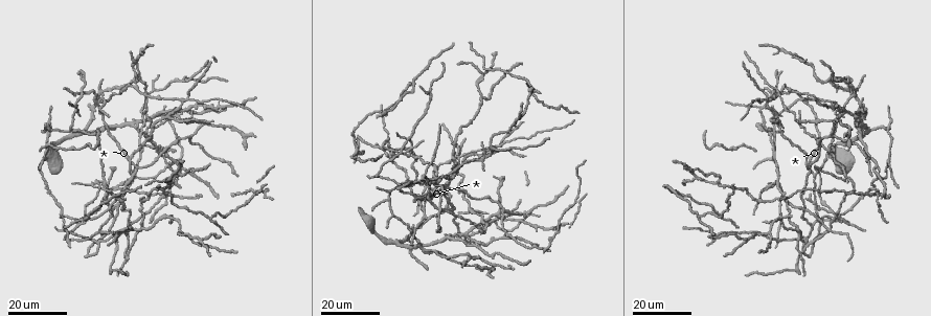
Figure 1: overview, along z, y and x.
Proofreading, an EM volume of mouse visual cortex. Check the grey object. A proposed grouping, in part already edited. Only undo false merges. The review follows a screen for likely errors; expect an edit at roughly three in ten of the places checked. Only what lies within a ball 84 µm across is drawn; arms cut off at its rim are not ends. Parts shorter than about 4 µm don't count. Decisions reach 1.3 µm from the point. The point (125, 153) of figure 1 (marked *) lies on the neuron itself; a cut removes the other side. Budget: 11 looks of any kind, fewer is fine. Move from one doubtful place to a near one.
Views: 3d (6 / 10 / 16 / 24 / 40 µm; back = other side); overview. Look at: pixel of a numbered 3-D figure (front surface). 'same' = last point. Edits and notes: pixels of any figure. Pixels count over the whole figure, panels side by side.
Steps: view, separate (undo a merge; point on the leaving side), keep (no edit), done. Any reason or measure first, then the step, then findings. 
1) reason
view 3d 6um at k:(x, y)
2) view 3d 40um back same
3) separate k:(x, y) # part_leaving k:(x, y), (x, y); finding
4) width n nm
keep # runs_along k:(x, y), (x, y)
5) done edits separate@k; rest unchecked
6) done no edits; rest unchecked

three-way junction
view 3d 16um at 1:(497, 213)

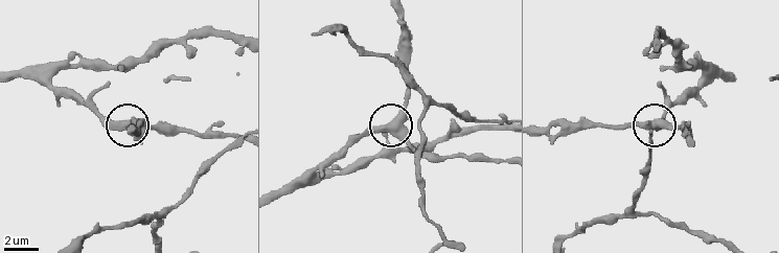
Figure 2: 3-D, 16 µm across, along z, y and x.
view 3d 10um at 2:(388, 126)

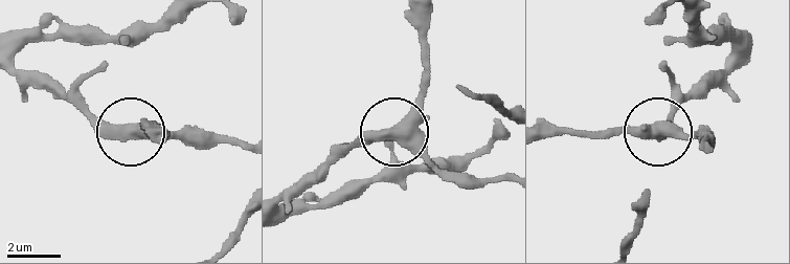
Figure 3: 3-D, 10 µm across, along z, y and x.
arms 3
keep # runs_along 3:(504, 181), (444, 179), (404, 140), (399, 120), (428, 83); continuous, no second neuron

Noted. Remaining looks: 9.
four arms meet
view 3d 24um at 1:(775, 115)

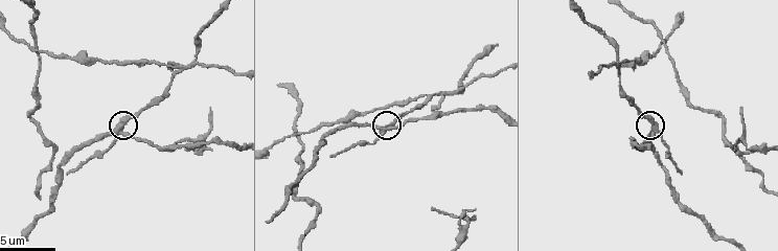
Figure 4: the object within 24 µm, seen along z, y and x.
closer look
view 3d 6um at 4:(384, 129)

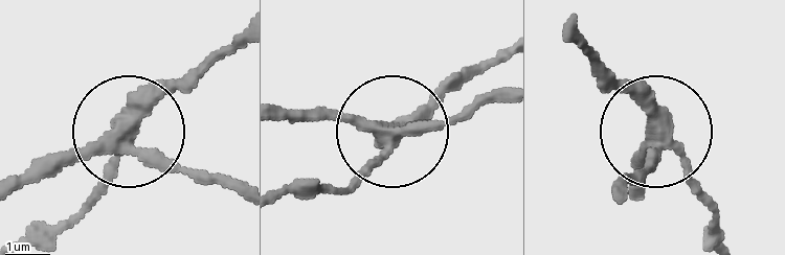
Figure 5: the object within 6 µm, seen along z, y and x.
arms 4
separate 5:(99, 182) # part_leaving 5:(130, 126), (74, 212), (18, 235); two neurons meet here

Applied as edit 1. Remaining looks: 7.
view overview

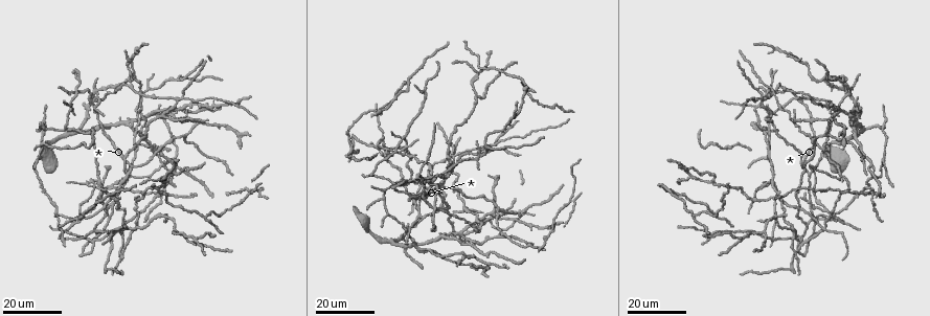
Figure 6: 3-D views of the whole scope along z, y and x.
thin arm on a thick one
view 3d 24um at 6:(801, 163)

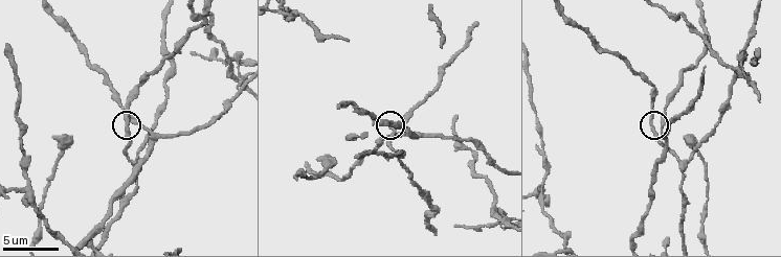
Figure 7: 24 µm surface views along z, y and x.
view 3d 6um at 7:(652, 126)

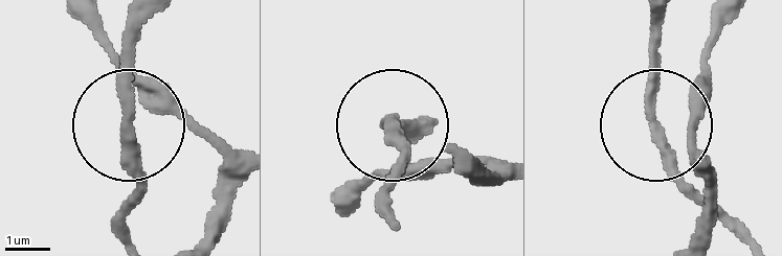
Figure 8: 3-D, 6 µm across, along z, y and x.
arms 3
keep # runs_along 8:(83, 14), (142, 92), (131, 212); all the same neuron

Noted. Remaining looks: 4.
three arms meet
view 3d 24um at 6:(790, 228)

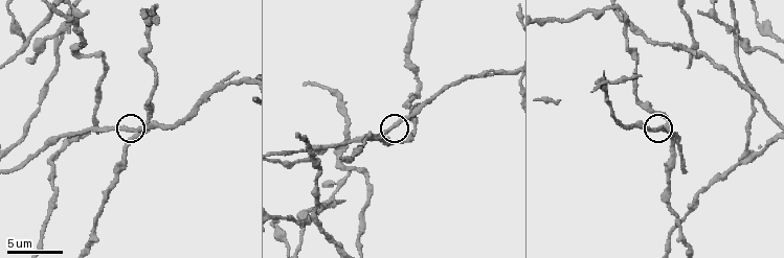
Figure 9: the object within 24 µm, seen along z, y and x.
view 3d 10um at 9:(127, 128)

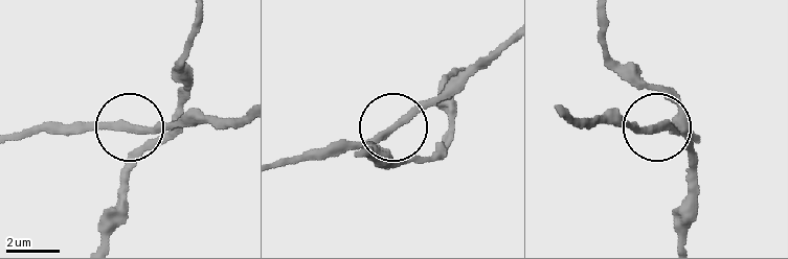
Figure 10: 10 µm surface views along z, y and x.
width 210 nm
keep # runs_along 10:(15, 137), (122, 128), (150, 144), (167, 137); one neuron here

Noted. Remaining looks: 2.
three arms meet
view 3d 10um at 7:(24, 190)

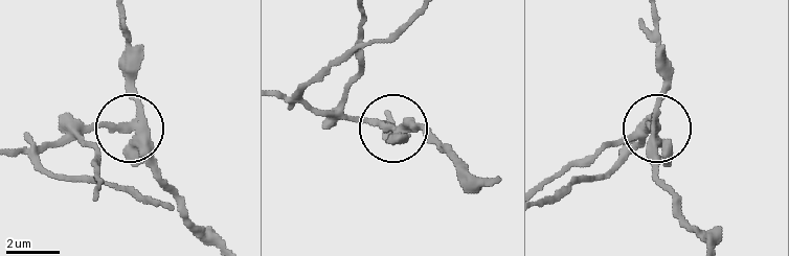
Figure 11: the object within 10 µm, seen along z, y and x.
view 3d 10um back at 11:(392, 126)

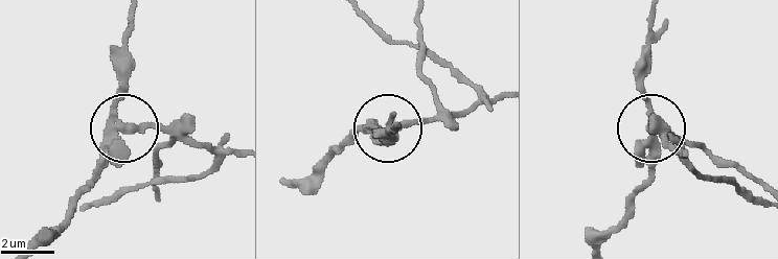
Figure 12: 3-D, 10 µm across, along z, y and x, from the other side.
arms 3
separate 12:(164, 126) # part_leaving 12:(128, 124), (159, 124), (173, 134), (159, 154), (157, 192); two neurons meet here

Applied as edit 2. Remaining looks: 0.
done edits separate@5, separate@12; rest unchecked

